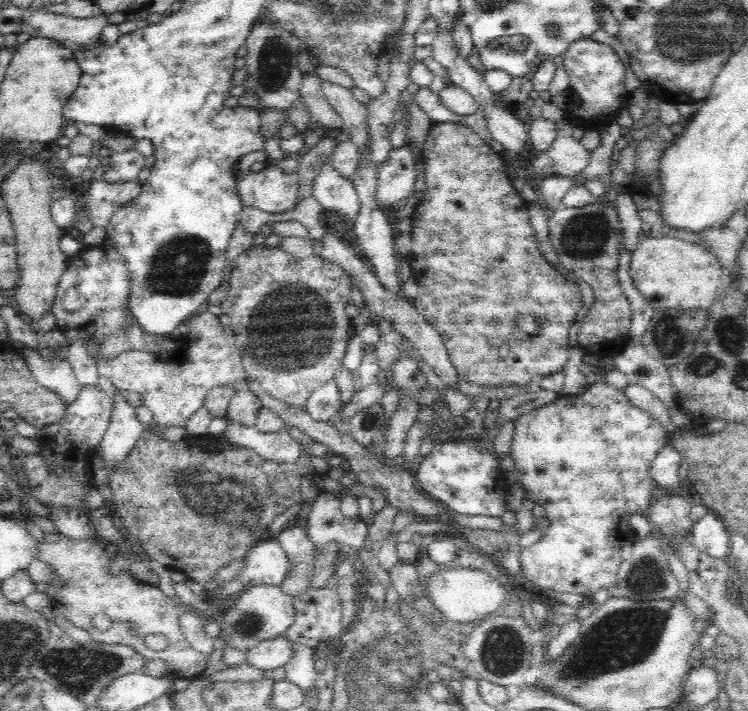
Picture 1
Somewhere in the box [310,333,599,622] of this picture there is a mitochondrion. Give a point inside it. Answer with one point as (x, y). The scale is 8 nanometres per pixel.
(369, 421)

